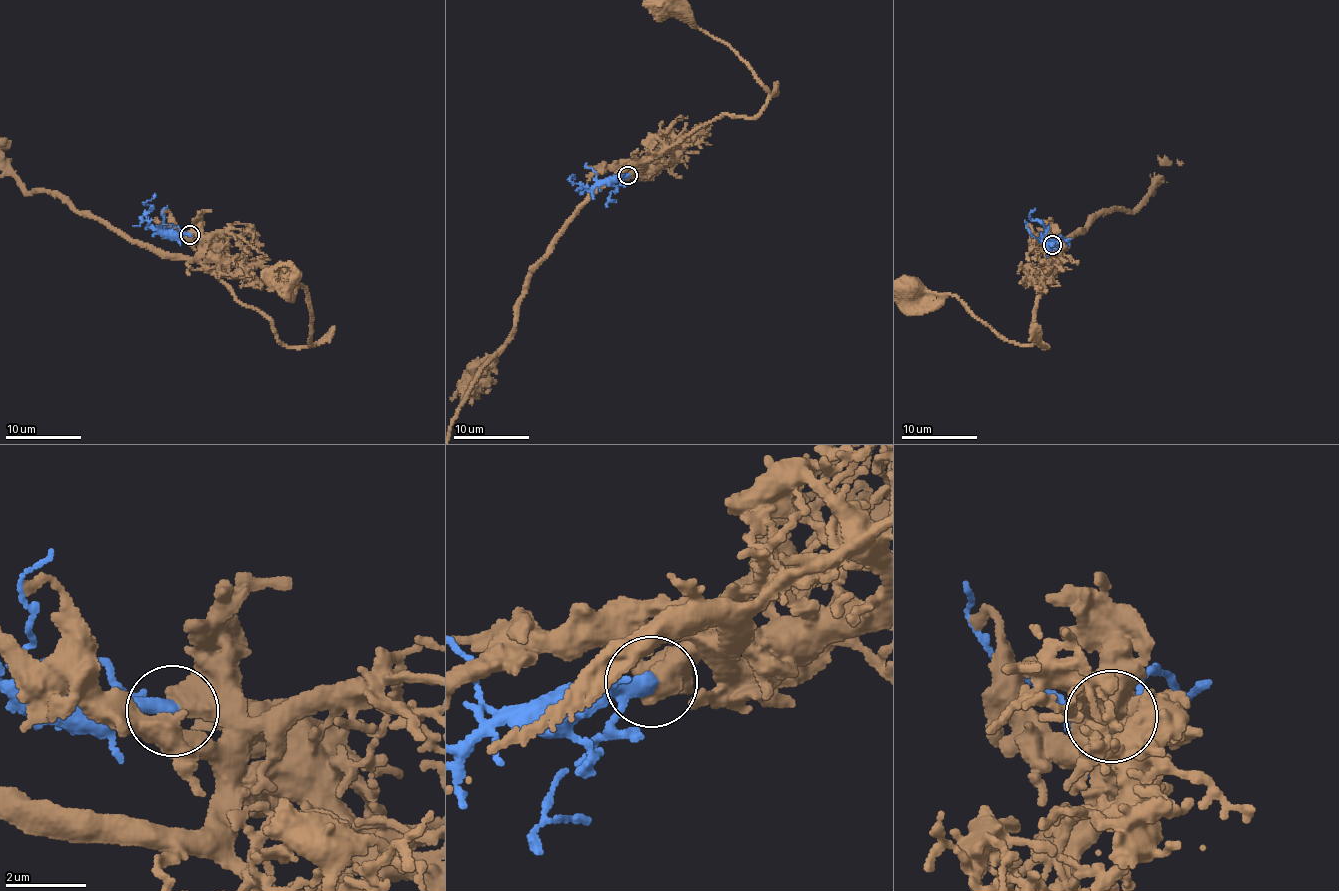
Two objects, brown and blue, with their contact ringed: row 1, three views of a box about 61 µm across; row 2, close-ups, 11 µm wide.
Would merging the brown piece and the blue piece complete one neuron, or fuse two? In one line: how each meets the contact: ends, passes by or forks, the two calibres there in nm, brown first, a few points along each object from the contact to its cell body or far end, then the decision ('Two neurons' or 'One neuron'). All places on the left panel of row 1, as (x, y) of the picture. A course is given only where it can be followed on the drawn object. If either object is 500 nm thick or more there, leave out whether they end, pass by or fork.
Thickness 700 nm (brown) against 320 nm. Course of brown: (190, 234), (199, 240), (200, 264), (269, 320), (285, 344), (312, 345), (304, 288), (284, 272). Course of blue: (190, 234), (165, 233), (151, 224), (146, 215), (151, 209), (144, 204), (155, 193). Two neurons

